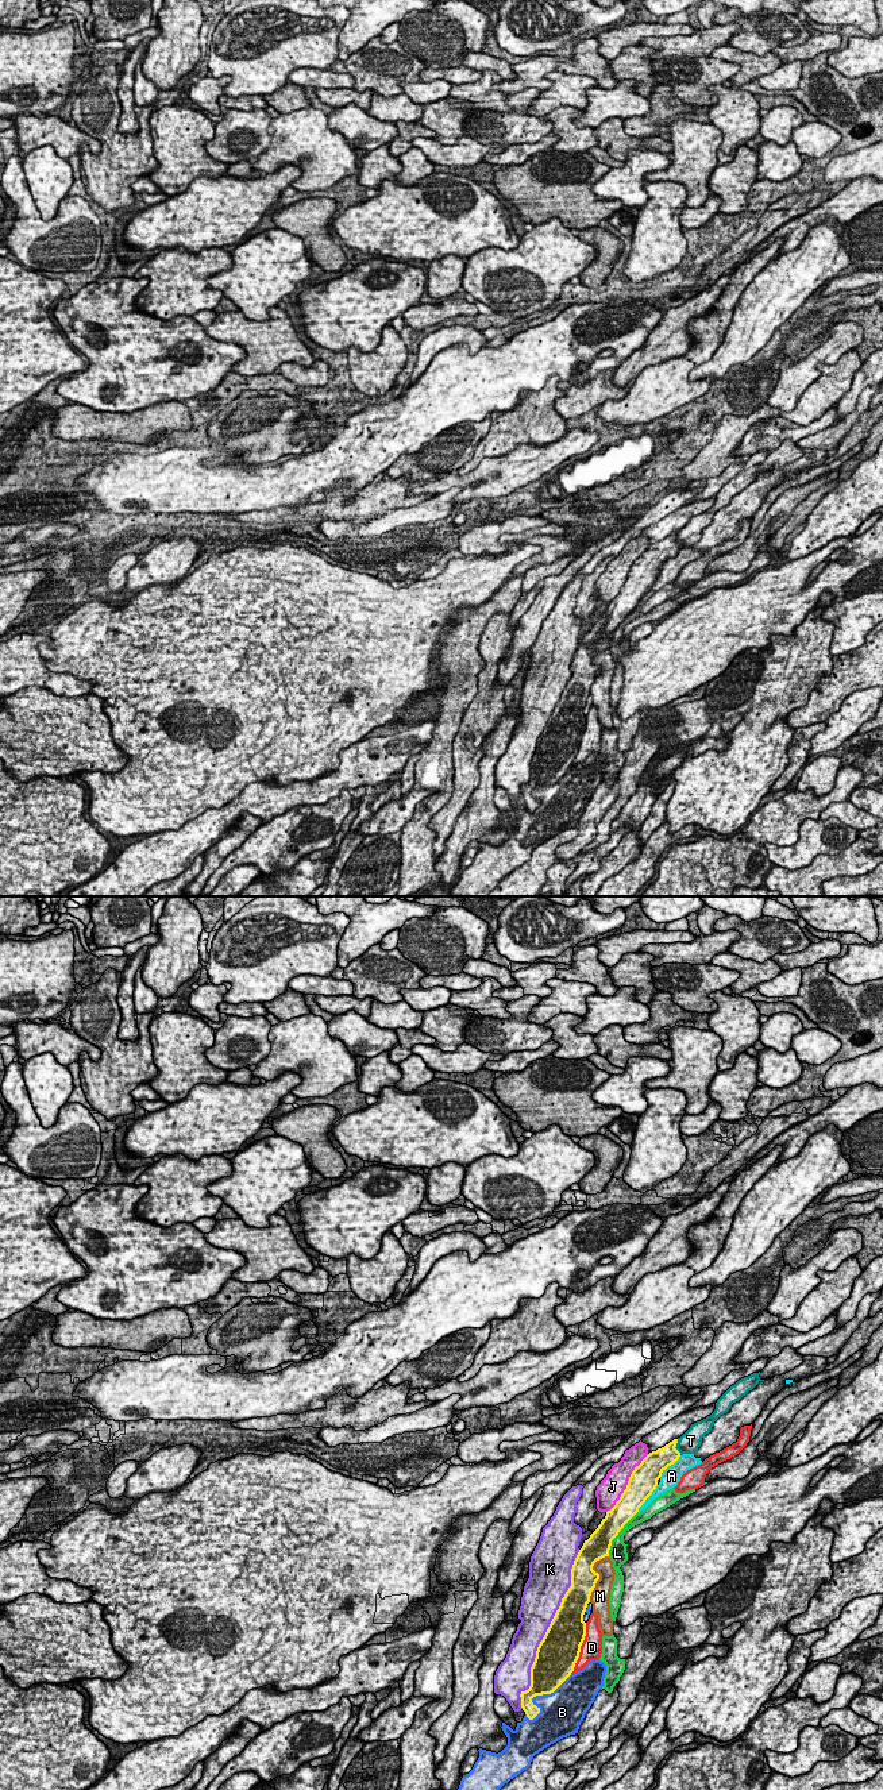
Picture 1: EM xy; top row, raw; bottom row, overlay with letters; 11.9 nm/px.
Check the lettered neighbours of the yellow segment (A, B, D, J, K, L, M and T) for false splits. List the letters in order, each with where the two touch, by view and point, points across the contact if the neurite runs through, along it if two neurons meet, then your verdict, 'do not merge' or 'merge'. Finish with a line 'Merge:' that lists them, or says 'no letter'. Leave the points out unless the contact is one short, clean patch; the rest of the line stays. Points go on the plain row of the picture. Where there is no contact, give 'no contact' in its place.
A: meets yellow in xy at (669, 558); do not merge
B: meets yellow in xy at (539, 787); do not merge
D: meets yellow in xy at (579, 741); do not merge
J: meets yellow in xy at (628, 577); do not merge
K: meets yellow in xy at (547, 722); do not merge
L: meets yellow in xy at (617, 627); do not merge
M: meets yellow in xy at (598, 668); do not merge
T: meets yellow in xy at (675, 539); do not merge
Merge: no letter

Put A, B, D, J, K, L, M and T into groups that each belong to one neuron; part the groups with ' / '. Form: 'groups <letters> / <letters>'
groups A / B / D / J / K / L / M / T

